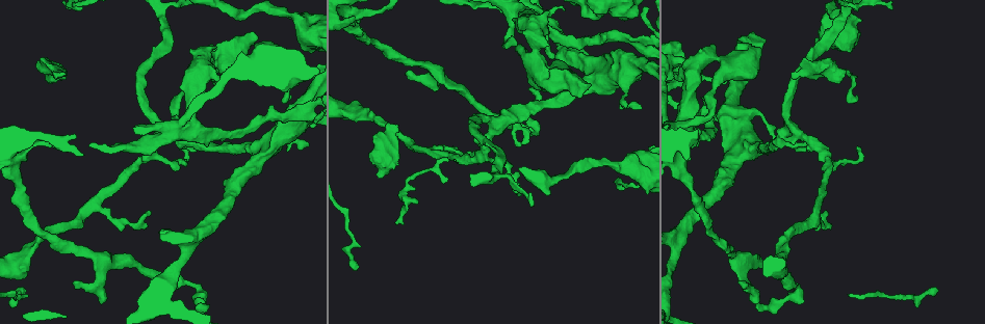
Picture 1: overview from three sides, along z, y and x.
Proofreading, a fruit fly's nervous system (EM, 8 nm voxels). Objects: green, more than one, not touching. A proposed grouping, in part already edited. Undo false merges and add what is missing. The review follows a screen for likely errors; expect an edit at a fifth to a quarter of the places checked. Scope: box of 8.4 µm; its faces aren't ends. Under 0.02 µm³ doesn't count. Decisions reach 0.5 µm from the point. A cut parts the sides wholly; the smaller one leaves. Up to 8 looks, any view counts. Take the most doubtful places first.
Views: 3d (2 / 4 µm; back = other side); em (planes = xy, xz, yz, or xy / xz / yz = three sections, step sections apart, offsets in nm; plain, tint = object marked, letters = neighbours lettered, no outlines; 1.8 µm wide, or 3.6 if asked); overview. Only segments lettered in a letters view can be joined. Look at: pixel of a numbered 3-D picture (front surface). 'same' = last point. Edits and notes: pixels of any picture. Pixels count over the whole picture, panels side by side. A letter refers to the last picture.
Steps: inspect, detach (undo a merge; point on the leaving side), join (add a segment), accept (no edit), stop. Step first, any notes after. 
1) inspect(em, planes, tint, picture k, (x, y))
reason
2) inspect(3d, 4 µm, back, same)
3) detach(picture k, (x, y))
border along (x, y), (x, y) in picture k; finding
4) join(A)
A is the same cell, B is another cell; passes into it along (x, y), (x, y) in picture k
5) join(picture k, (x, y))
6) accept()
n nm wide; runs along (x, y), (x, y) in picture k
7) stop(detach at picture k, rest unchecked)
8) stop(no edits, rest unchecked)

inspect(3d, 4 µm, picture 1, (504, 119))
three-way junction

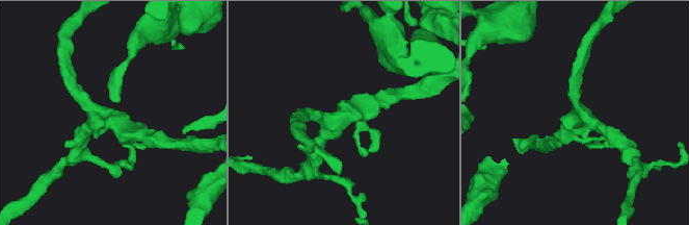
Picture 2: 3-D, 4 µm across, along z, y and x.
inspect(em, planes, letters, picture 2, (578, 117))
need the tissue

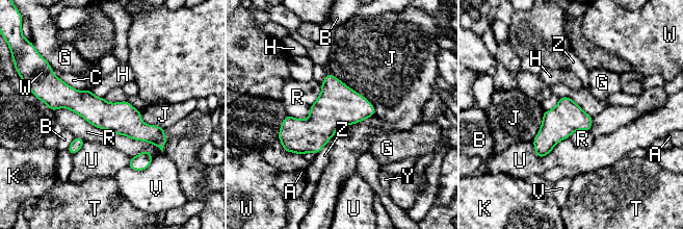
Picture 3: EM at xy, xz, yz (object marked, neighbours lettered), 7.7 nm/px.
accept()
A, B, C, G, H, J, K, R, T, U, V, W, Y and Z are other cells; continuous, no second cell

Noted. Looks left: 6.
inspect(em, planes, letters, picture 1, (722, 60))

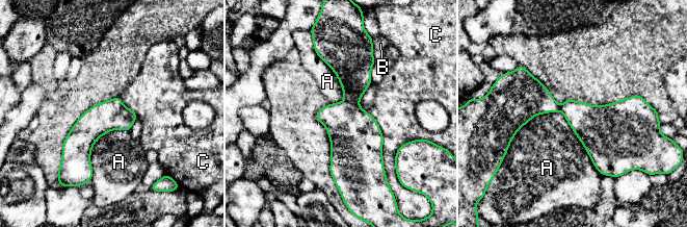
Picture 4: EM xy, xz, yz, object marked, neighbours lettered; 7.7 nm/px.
detach(picture 4, (353, 70))
240 nm wide; A, B and C are other cells; border along (346, 99), (358, 104) in picture 4; a second cell is stuck on

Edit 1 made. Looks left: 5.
inspect(overview)

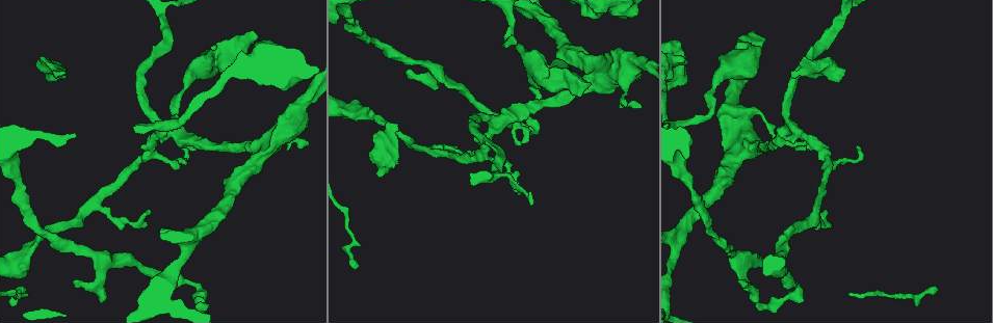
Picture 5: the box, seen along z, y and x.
inspect(3d, 4 µm, back, picture 5, (197, 286))
thin neck

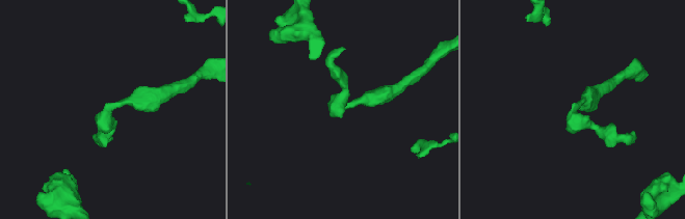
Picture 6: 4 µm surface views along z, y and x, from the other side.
inspect(em, planes, letters, picture 6, (576, 107))
arms of 200, 280 nm

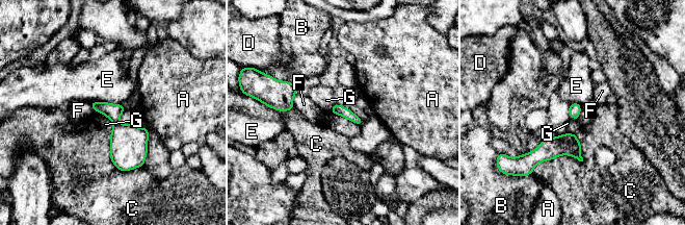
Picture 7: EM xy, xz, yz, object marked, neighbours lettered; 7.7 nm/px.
accept()
A, B, C, D, E, F and G are other cells; border along (107, 117), (112, 123), (110, 133) in picture 7; all the same cell

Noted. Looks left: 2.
stop(detach at picture 4, rest unchecked)

